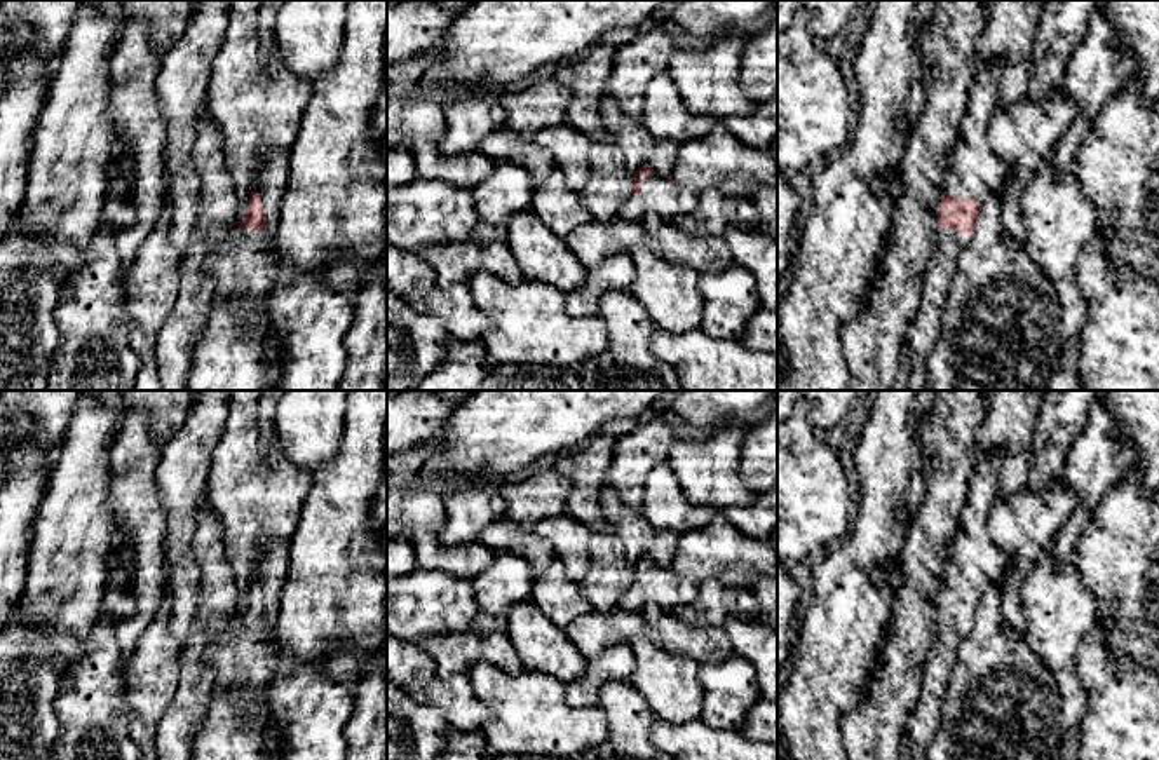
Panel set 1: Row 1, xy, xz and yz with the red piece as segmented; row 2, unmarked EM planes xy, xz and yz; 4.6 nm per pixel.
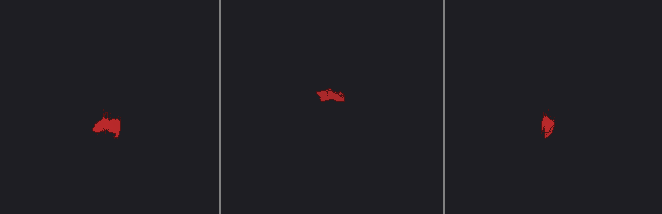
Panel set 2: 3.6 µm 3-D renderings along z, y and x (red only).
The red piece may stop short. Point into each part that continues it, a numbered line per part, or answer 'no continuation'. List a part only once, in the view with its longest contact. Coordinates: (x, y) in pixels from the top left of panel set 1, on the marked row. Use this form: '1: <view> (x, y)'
1: xz (661, 196)
2: yz (924, 330)

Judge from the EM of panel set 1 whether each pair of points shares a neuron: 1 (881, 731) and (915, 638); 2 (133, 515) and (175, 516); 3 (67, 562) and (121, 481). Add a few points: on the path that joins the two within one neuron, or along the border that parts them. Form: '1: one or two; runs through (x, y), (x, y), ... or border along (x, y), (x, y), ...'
1: one; runs through (886, 708), (896, 691), (903, 661)
2: two; border along (154, 476), (166, 523), (166, 556)
3: two; border along (108, 455), (108, 504), (117, 537)

